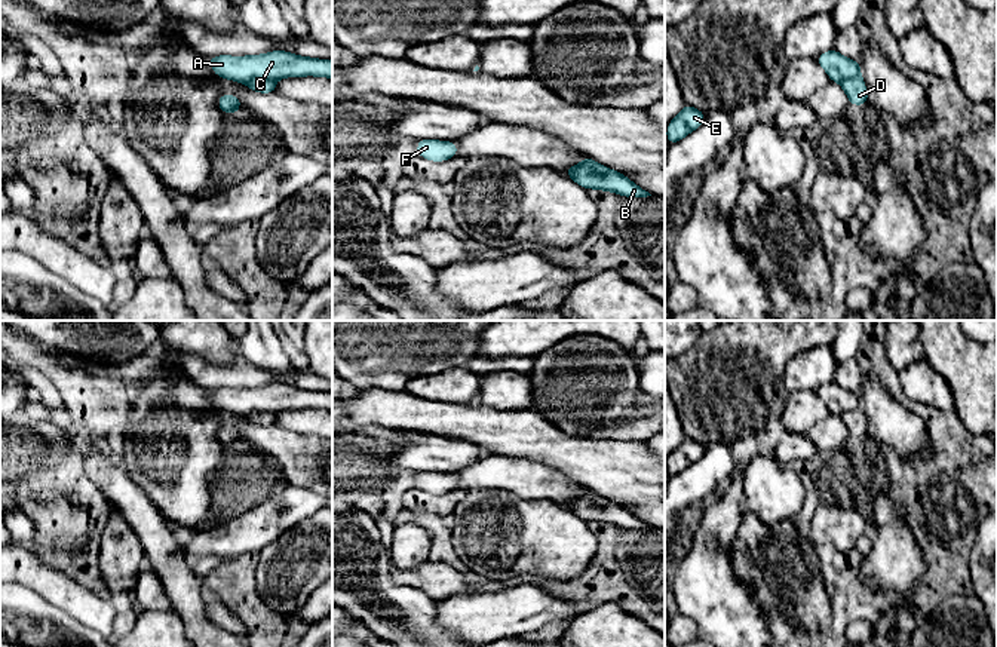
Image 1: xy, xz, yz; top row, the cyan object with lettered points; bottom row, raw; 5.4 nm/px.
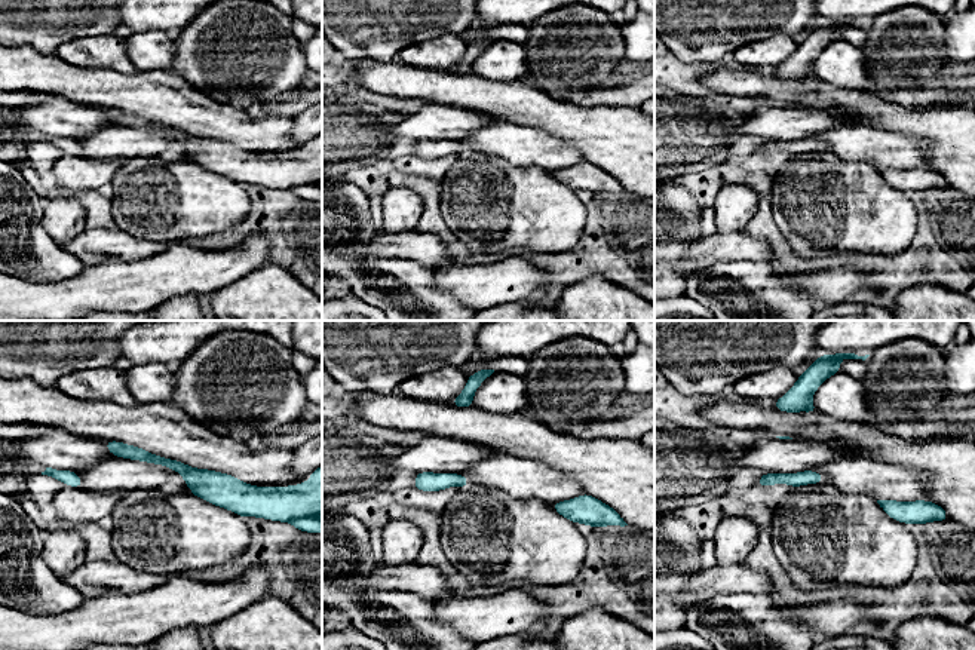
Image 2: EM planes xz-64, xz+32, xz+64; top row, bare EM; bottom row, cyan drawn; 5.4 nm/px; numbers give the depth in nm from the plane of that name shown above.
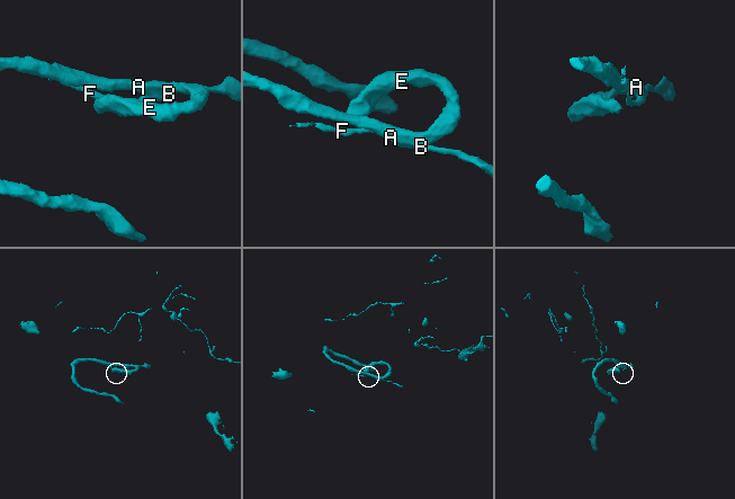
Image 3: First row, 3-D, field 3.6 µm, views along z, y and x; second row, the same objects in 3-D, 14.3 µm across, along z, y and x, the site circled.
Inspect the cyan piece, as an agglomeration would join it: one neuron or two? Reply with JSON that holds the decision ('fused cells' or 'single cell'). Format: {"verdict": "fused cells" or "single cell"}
{"verdict": "fused cells"}

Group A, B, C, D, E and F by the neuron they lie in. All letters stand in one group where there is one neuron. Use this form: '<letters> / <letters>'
A C E / B D F

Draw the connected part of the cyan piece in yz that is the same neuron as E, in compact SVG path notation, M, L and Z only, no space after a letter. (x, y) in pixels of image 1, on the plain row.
M685 436L682 442L669 454L666 470L669 476L681 473L684 469L700 460L705 445Z

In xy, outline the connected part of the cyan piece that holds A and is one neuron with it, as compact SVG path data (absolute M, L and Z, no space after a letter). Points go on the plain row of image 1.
M285 383L246 389L220 387L208 393L218 410L239 416L306 408L332 411L332 392L300 389Z

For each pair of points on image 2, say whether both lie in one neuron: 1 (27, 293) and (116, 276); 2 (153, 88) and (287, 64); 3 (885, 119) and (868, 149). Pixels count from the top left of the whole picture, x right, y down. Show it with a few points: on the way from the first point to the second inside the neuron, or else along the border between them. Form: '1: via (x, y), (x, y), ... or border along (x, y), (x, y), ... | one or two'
1: via (49, 294), (85, 294), (94, 290) | one
2: border along (171, 70), (204, 92) | two
3: border along (857, 123), (914, 137) | two

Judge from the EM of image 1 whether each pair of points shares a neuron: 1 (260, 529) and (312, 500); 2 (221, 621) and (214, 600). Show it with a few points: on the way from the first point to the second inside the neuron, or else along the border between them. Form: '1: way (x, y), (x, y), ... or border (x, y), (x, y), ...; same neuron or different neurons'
1: way (273, 518), (281, 518), (298, 503); same neuron
2: way (221, 616), (214, 609), (214, 604); same neuron

